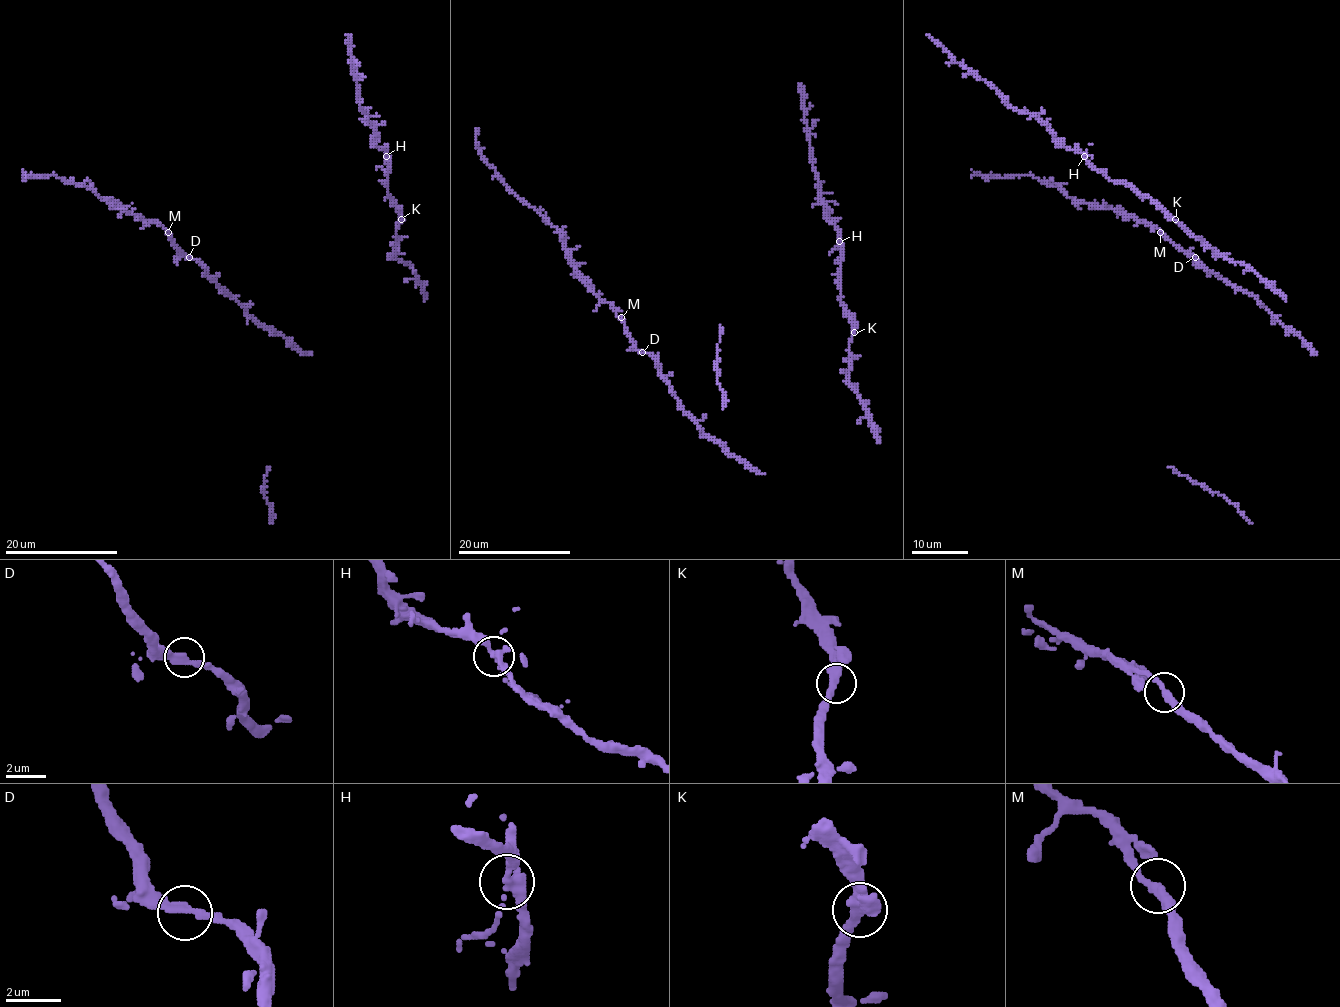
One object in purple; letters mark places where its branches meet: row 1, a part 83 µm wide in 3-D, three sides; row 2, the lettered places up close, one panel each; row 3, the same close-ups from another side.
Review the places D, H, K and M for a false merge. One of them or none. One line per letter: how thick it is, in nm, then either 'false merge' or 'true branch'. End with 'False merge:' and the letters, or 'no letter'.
D: 320 nm | true branch
H: 360 nm | true branch
K: 360 nm | true branch
M: 320 nm | true branch
False merge: no letter

